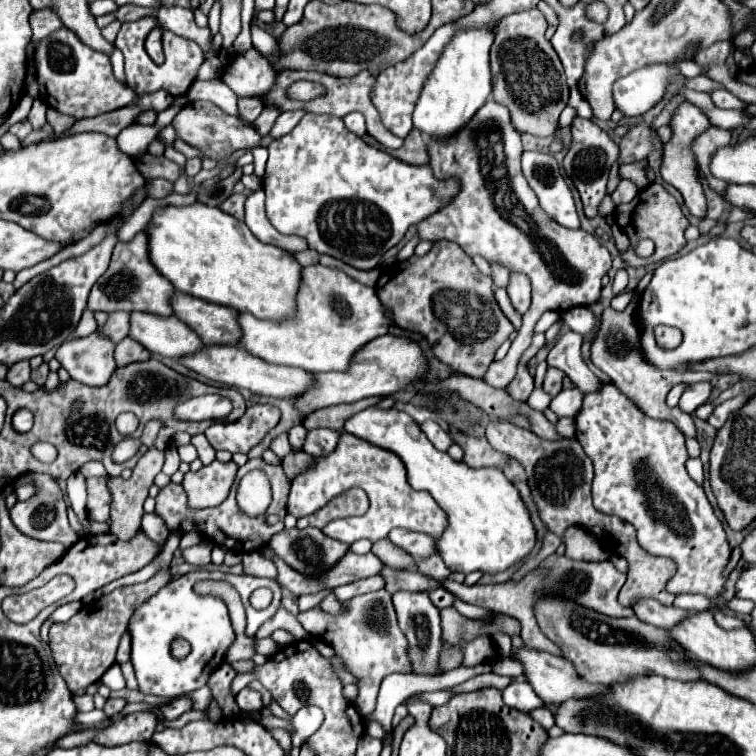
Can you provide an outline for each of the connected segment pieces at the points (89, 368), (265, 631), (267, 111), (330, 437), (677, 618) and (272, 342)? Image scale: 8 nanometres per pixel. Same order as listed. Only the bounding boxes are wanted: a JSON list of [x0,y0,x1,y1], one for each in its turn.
[[57,334,115,386],[255,606,307,640],[253,108,277,134],[303,428,339,456],[633,598,689,628],[237,264,389,372]]

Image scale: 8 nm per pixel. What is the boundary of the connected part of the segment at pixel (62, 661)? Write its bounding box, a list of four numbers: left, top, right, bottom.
[49,568,171,696]

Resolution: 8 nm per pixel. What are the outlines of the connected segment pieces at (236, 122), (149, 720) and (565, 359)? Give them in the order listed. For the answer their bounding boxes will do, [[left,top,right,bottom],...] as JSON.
[[173,102,261,160],[93,712,157,746],[547,330,599,394]]

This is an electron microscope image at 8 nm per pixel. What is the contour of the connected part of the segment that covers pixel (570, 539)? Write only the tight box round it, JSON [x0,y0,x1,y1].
[563,528,609,562]

